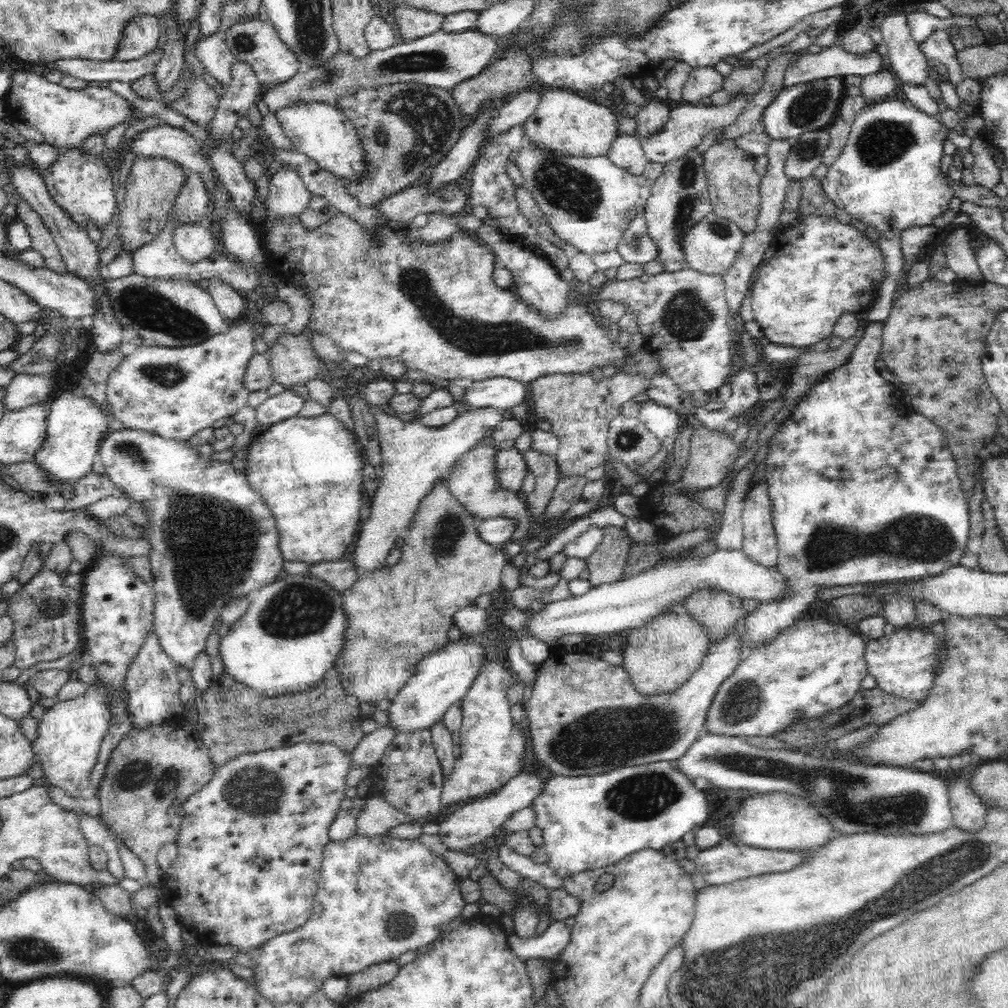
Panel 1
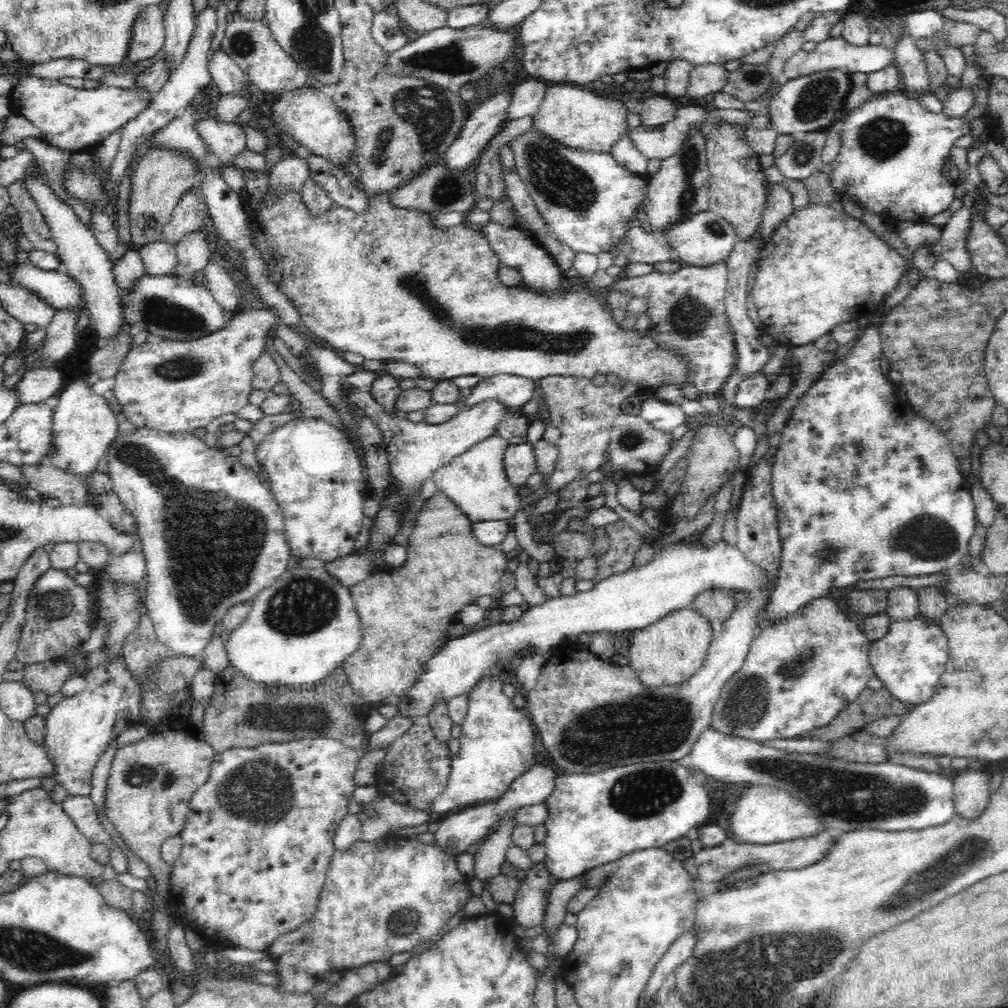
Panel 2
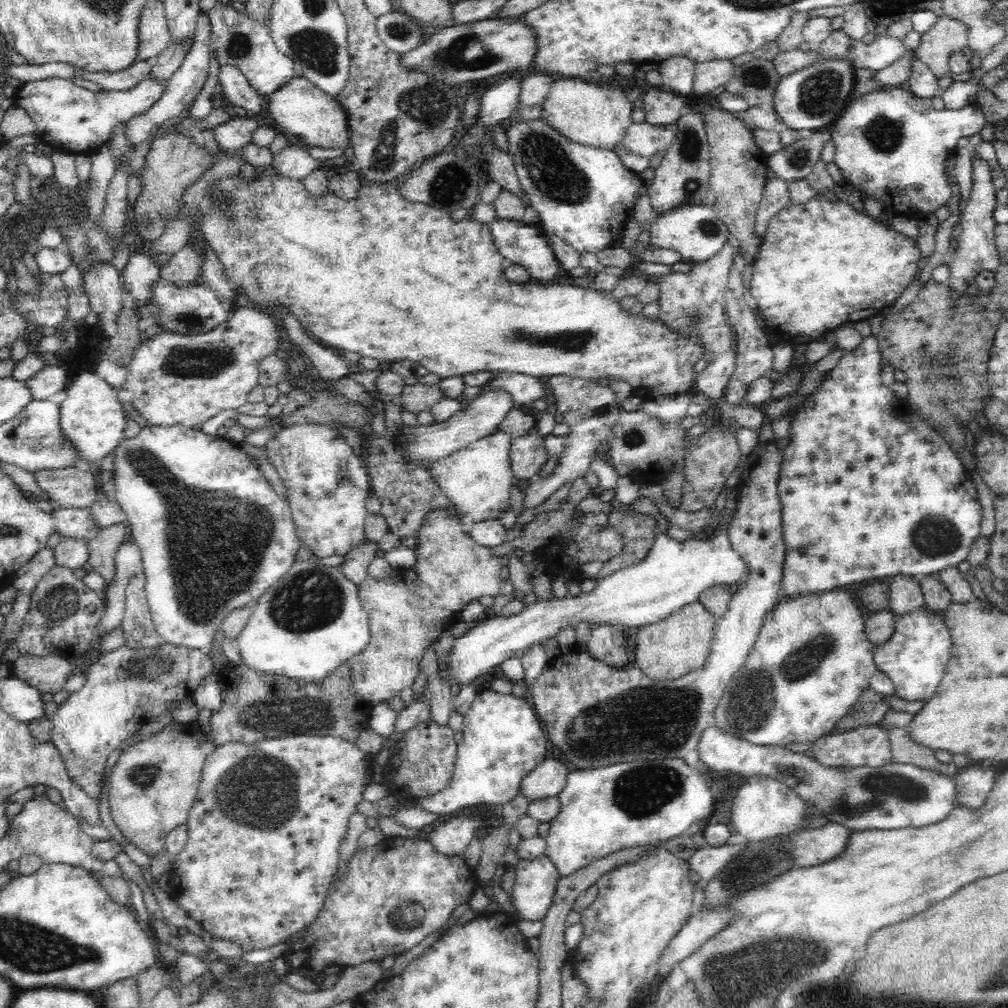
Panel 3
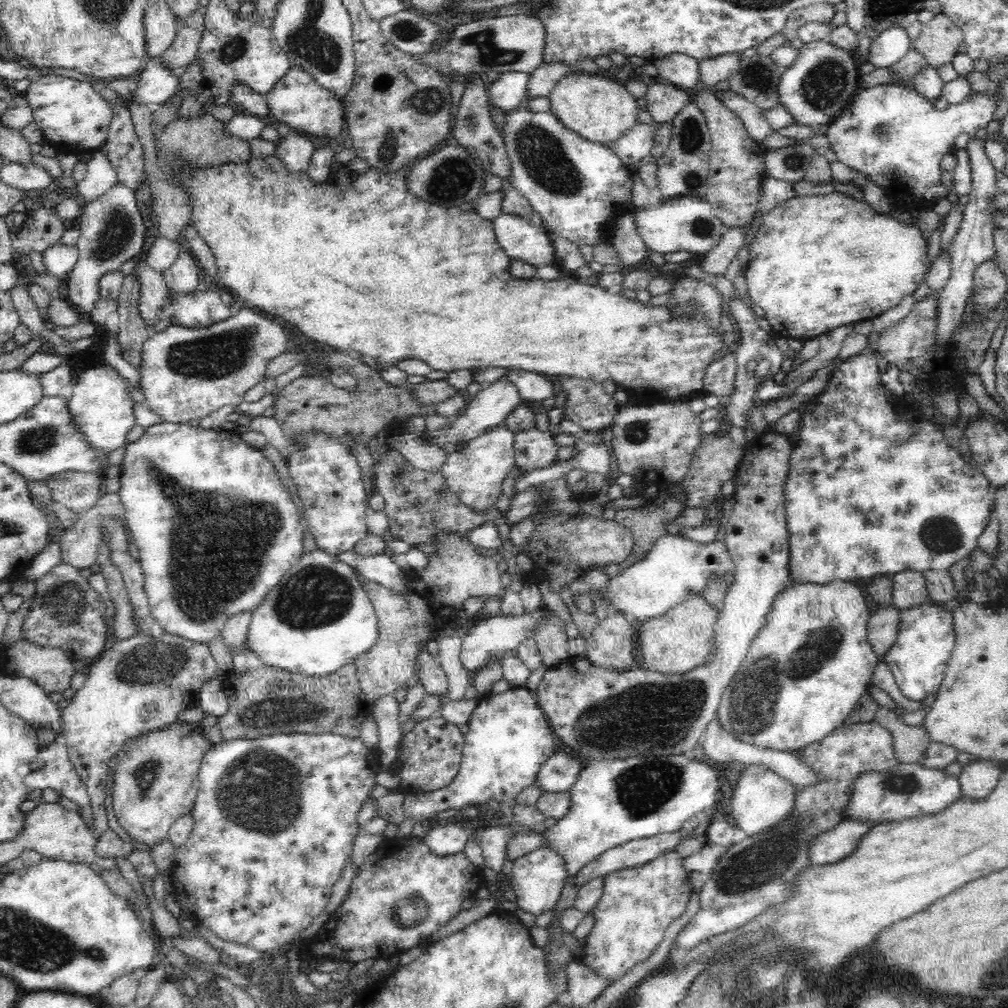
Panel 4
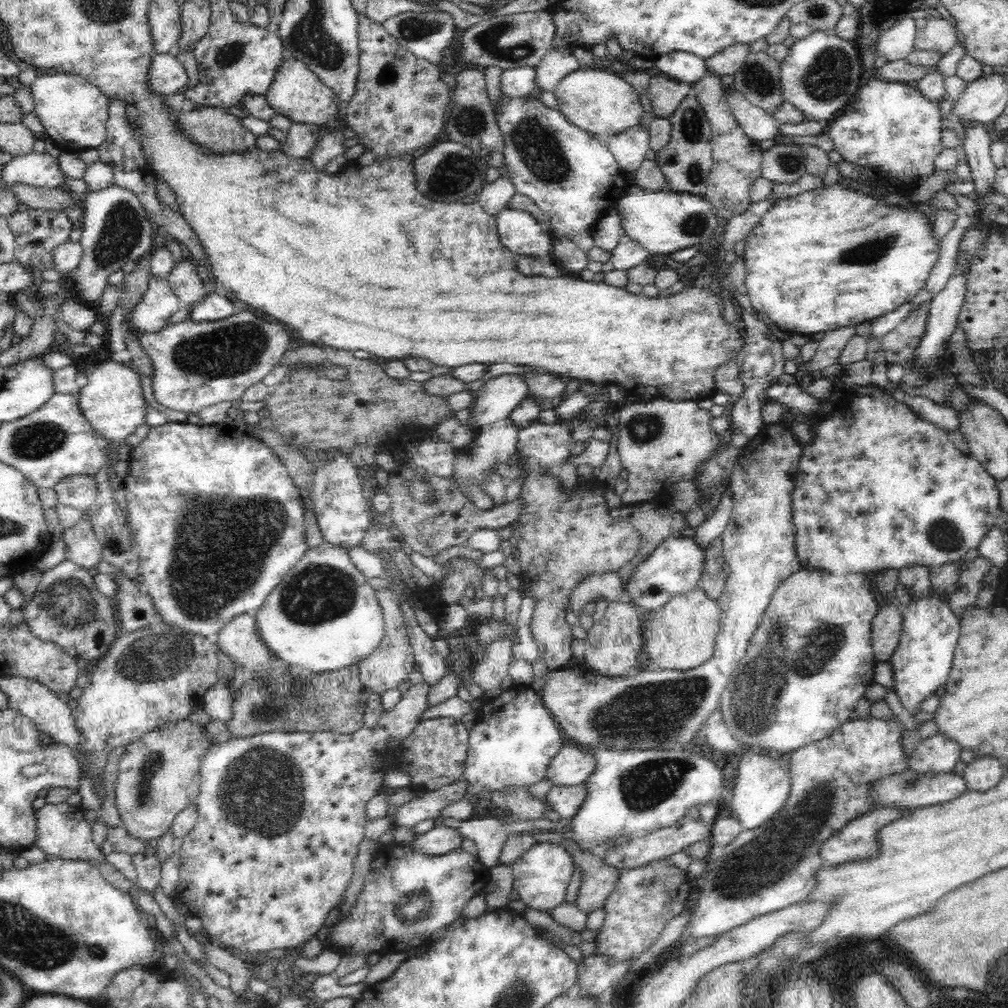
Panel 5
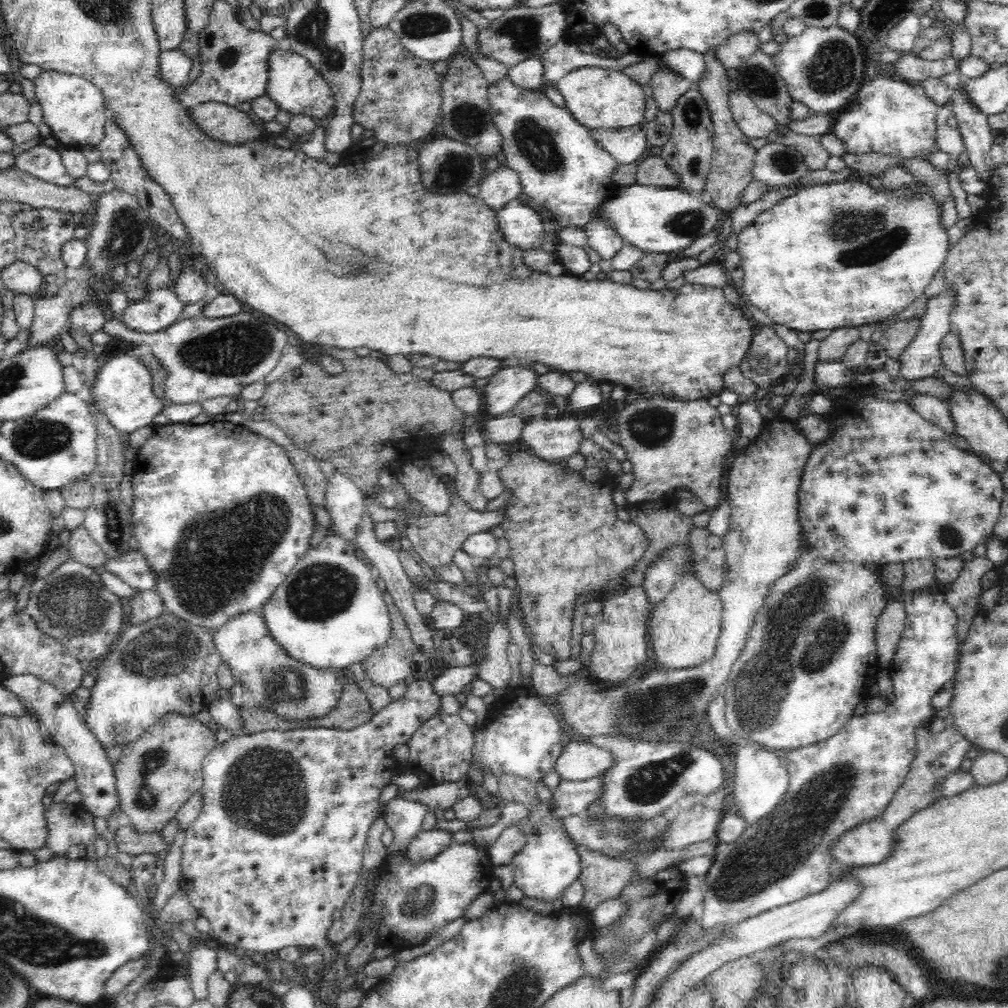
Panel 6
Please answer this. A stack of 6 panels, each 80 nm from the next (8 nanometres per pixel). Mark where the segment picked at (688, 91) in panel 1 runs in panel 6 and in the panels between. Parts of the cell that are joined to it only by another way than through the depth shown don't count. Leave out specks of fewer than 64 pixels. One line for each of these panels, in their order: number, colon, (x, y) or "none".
2: (705, 79)
3: (709, 75)
4: (713, 70)
5: (728, 61)
6: (733, 51)

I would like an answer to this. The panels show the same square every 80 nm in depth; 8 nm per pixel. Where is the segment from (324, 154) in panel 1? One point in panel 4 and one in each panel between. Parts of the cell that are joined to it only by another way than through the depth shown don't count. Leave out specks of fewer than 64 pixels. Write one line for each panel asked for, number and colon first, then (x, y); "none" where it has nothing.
2: (309, 116)
3: (306, 114)
4: (297, 100)

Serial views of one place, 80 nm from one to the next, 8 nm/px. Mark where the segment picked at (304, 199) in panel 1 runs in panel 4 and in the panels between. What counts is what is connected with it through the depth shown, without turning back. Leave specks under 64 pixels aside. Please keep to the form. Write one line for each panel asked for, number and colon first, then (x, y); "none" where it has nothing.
2: (290, 170)
3: (294, 162)
4: (295, 150)

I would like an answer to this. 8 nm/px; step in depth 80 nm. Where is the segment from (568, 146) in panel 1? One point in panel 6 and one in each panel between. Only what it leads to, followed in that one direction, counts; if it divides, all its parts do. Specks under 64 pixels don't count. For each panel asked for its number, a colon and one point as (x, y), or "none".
2: (574, 117)
3: (589, 114)
4: (599, 109)
5: (599, 102)
6: (596, 97)

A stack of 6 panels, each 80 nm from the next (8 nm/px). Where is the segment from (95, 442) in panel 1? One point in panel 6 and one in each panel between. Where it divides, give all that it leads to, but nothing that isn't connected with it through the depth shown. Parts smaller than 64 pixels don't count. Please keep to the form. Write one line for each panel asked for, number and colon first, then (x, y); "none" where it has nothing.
2: (84, 426)
3: (91, 417)
4: (98, 404)
5: (110, 394)
6: (123, 387)

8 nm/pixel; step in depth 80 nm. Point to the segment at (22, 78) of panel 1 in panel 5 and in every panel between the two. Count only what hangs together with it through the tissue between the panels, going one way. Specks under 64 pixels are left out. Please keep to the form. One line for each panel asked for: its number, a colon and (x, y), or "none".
2: (76, 120)
3: (69, 119)
4: (73, 117)
5: (74, 113)

